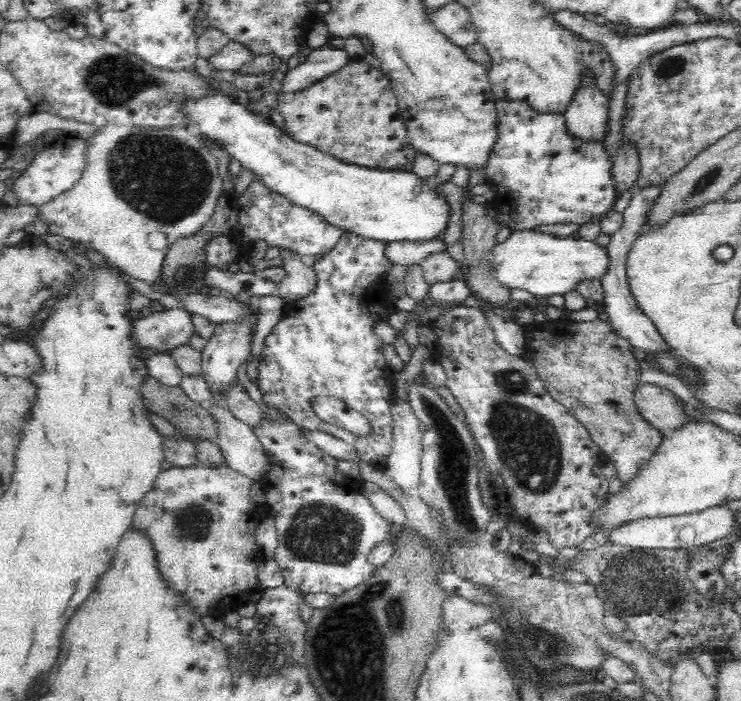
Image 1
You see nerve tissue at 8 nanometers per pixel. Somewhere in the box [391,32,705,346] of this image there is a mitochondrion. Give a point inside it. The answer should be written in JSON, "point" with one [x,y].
{"point":[673,66]}

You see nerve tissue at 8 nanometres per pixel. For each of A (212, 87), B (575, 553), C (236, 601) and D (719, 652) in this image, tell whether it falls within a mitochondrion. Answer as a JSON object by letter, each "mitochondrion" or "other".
{"A":"other","B":"other","C":"other","D":"other"}

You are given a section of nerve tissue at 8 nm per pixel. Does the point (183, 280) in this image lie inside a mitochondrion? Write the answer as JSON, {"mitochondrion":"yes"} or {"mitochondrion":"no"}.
{"mitochondrion":"yes"}

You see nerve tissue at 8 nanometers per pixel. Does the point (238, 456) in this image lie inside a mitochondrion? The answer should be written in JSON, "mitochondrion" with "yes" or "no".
{"mitochondrion":"no"}

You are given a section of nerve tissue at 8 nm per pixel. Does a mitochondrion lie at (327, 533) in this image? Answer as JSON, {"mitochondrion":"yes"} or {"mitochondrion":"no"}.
{"mitochondrion":"yes"}

